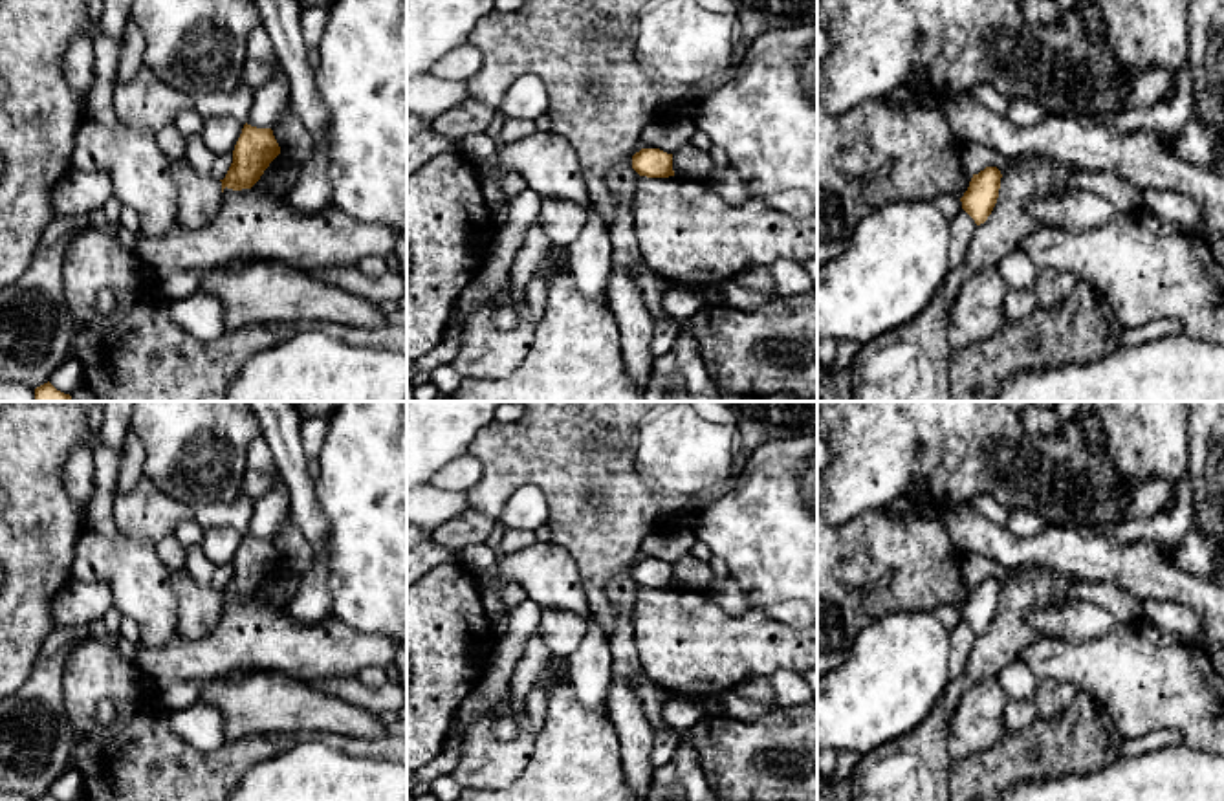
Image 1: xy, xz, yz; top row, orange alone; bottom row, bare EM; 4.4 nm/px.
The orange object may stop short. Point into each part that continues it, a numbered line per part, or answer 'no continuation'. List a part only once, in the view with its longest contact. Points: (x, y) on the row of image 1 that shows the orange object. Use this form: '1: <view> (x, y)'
no continuation

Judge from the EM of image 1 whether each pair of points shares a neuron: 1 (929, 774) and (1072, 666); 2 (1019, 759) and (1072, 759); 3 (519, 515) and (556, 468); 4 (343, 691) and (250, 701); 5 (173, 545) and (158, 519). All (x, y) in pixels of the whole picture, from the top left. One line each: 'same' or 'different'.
1: different
2: same
3: different
4: different
5: different

